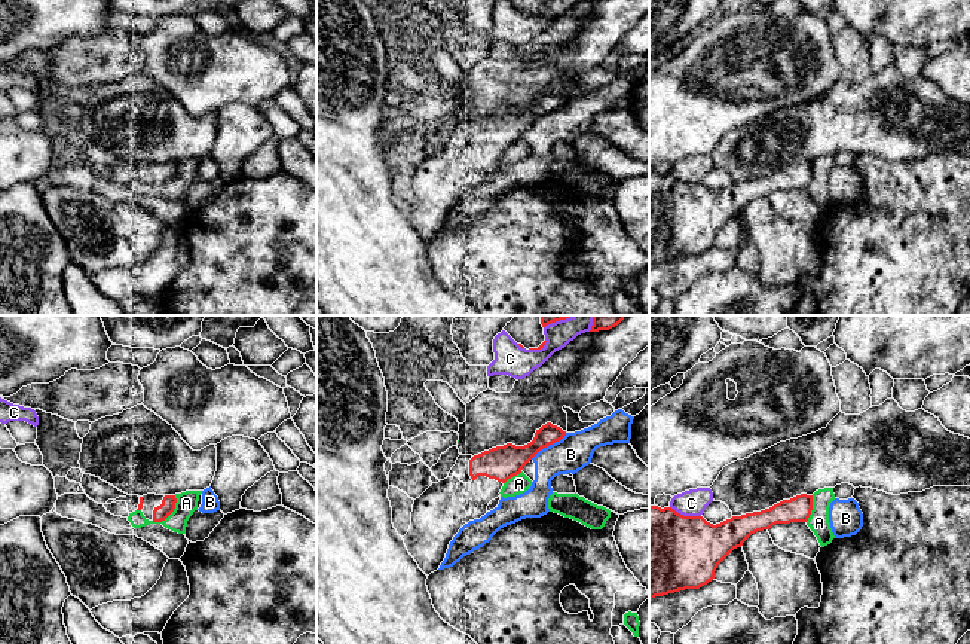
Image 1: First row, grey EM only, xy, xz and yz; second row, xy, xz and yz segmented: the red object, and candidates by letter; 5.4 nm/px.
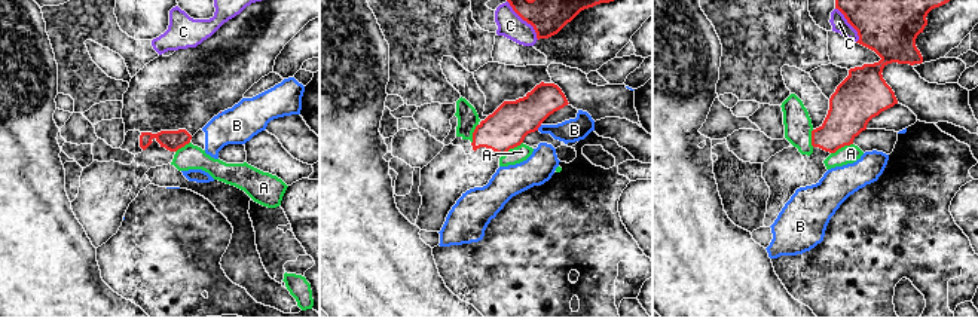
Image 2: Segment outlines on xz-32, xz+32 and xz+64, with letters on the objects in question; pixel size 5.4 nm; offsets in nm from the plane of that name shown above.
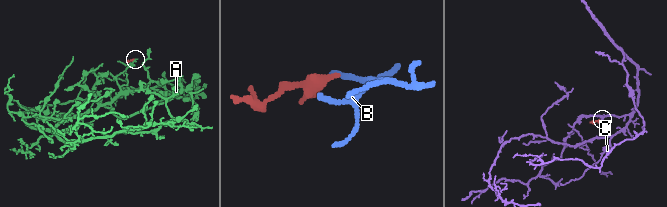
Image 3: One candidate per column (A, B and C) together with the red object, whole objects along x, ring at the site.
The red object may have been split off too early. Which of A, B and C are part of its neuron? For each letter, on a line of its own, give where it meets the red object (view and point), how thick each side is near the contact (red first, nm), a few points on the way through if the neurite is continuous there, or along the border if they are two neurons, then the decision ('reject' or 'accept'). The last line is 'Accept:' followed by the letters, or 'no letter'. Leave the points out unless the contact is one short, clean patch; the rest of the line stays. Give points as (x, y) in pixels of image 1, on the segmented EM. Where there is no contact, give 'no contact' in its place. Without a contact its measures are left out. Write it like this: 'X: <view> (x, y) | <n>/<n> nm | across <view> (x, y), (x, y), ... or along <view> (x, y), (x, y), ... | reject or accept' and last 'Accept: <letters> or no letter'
A: xy (170, 513) | 80/110 nm | along xy (176, 496), (176, 507), (164, 519), (152, 521) | reject
B: xz (548, 445) | 180/200 nm | along xz (566, 433), (541, 448), (531, 458) | reject
C: yz (685, 516) | 480/140 nm | reject
Accept: no letter

